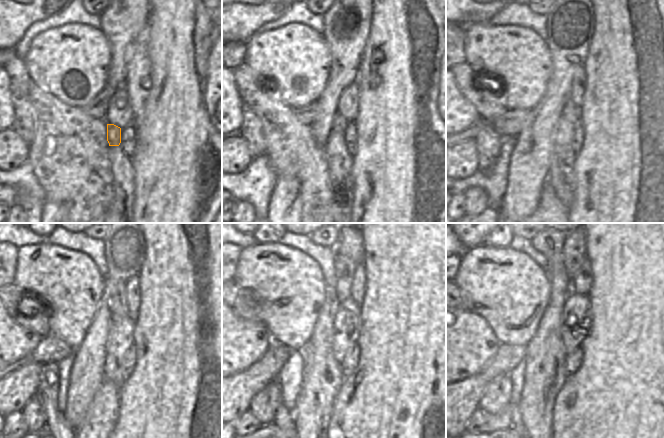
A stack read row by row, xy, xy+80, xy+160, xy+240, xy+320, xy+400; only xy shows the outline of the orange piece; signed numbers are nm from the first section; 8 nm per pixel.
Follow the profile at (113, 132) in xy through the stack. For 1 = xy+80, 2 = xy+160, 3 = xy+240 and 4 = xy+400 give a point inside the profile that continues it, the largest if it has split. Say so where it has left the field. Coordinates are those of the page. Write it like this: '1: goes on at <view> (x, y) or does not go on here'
1: goes on at xy+80 (339, 123)
2: goes on at xy+160 (570, 112)
3: goes on at xy+240 (117, 301)
4: goes on at xy+400 (575, 245)

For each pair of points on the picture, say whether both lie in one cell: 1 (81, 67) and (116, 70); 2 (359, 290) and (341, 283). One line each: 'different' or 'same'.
1: different
2: different

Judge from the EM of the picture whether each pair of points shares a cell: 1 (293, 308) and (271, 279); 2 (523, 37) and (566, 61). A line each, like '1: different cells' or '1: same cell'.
1: same cell
2: different cells

